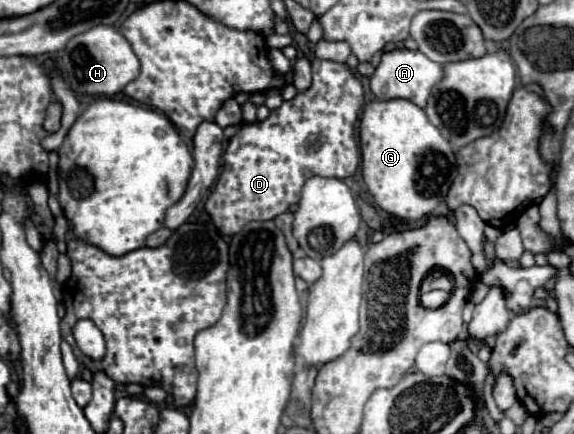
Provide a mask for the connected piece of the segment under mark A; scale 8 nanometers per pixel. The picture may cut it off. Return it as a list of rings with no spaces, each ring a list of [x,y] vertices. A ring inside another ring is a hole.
[[[395,48],[391,52],[383,52],[379,66],[375,68],[373,76],[369,78],[371,92],[375,94],[377,100],[393,100],[393,98],[403,98],[415,102],[419,108],[425,108],[427,96],[431,88],[443,78],[443,66],[437,62],[431,62],[425,54],[419,50],[407,50],[407,48]]]

